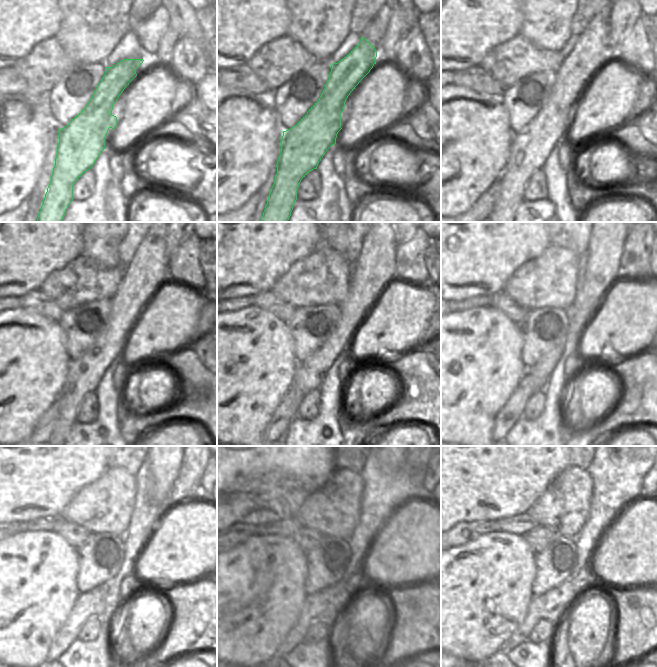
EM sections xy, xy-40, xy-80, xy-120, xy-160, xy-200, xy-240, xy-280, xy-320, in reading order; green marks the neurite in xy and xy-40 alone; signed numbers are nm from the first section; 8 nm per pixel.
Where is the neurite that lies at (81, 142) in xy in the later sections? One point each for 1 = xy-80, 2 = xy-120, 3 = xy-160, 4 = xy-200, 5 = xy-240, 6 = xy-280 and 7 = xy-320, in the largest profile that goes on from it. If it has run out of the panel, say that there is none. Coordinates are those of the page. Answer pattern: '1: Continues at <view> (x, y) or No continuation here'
1: Continues at xy-80 (530, 148)
2: Continues at xy-120 (149, 269)
3: Continues at xy-160 (374, 269)
4: Continues at xy-200 (599, 267)
5: Continues at xy-240 (163, 466)
6: Continues at xy-280 (376, 466)
7: Continues at xy-320 (600, 468)

